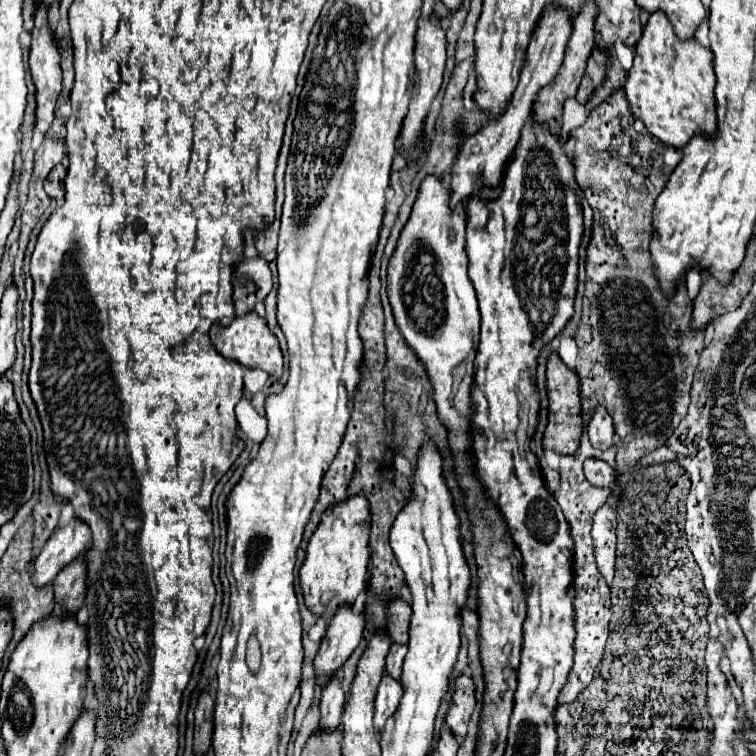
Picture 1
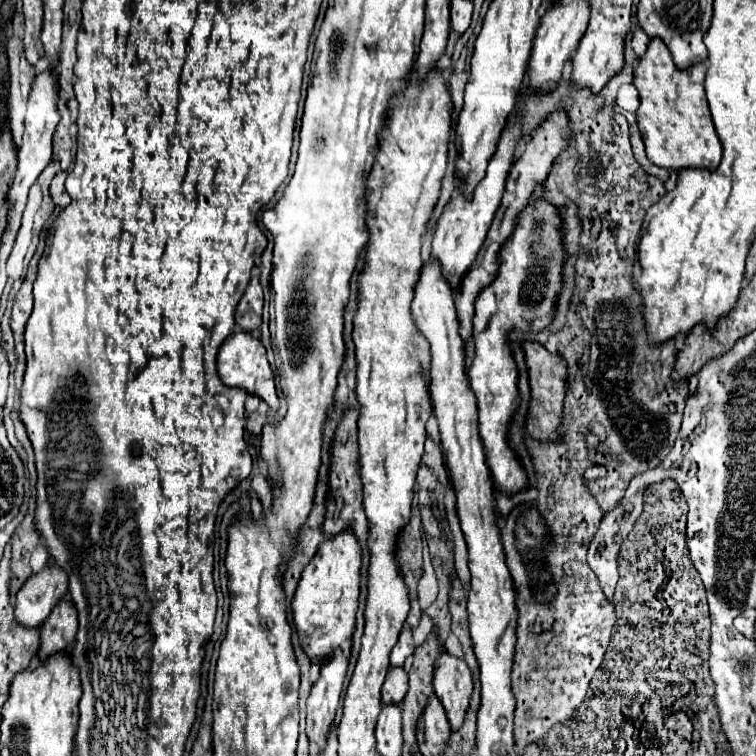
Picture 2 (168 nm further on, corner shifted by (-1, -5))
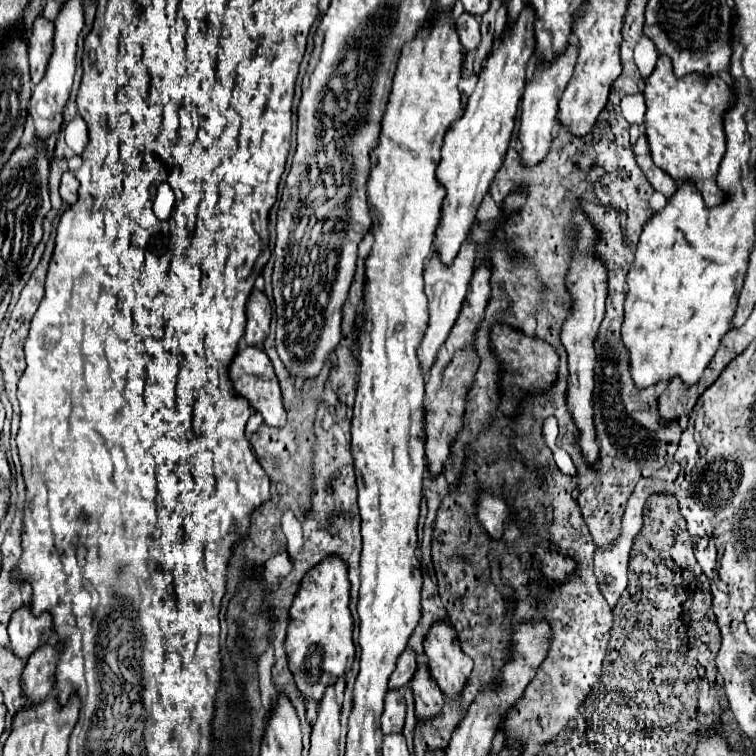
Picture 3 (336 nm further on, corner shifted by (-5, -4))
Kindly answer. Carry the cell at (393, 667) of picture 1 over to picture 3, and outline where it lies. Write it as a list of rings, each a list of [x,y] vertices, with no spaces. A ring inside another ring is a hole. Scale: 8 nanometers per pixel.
[[[391,690],[385,696],[385,712],[381,718],[381,730],[383,734],[393,734],[403,730],[403,720],[405,720],[405,700],[403,700],[403,690]]]

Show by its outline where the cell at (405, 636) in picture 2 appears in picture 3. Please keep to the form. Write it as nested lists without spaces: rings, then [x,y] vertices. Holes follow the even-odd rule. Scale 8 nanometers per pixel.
[[[407,648],[407,650],[401,654],[401,658],[397,660],[397,668],[395,668],[395,672],[391,674],[391,678],[389,678],[389,690],[399,690],[399,688],[407,686],[407,684],[411,682],[413,674],[415,674],[415,670],[417,670],[415,654],[413,654],[413,650]]]

